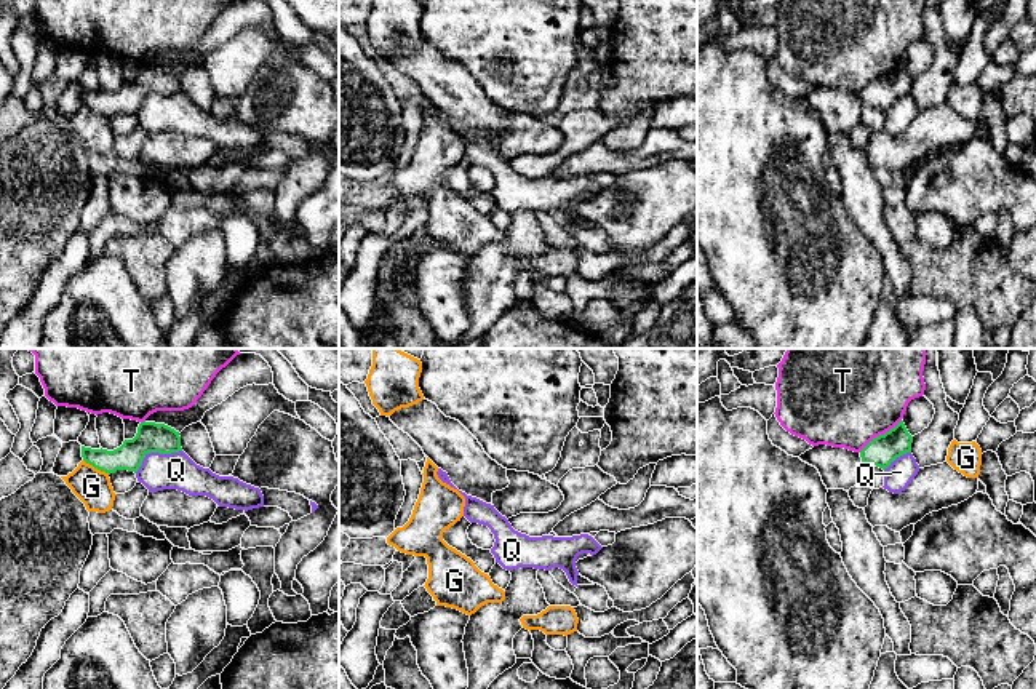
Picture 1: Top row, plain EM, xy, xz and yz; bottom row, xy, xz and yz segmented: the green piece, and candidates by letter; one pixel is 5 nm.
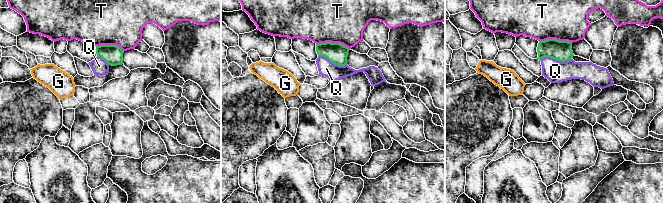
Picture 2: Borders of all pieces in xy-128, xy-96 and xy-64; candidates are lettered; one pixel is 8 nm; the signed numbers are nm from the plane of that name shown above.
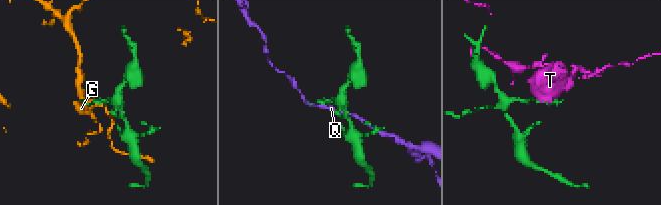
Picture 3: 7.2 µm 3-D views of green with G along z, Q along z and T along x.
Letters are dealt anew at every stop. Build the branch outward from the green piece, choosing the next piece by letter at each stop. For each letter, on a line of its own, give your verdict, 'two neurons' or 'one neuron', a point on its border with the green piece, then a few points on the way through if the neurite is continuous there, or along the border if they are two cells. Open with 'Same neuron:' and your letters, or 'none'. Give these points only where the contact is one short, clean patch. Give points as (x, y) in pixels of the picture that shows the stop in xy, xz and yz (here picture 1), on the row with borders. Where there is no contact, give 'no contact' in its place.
Same neuron: none
G: two neurons; contact xy (96, 467); border xy (83, 459), (109, 473)
Q: two neurons; contact xy (155, 451); border xy (181, 450), (149, 453), (135, 472)
T: two neurons; contact yz (880, 435)

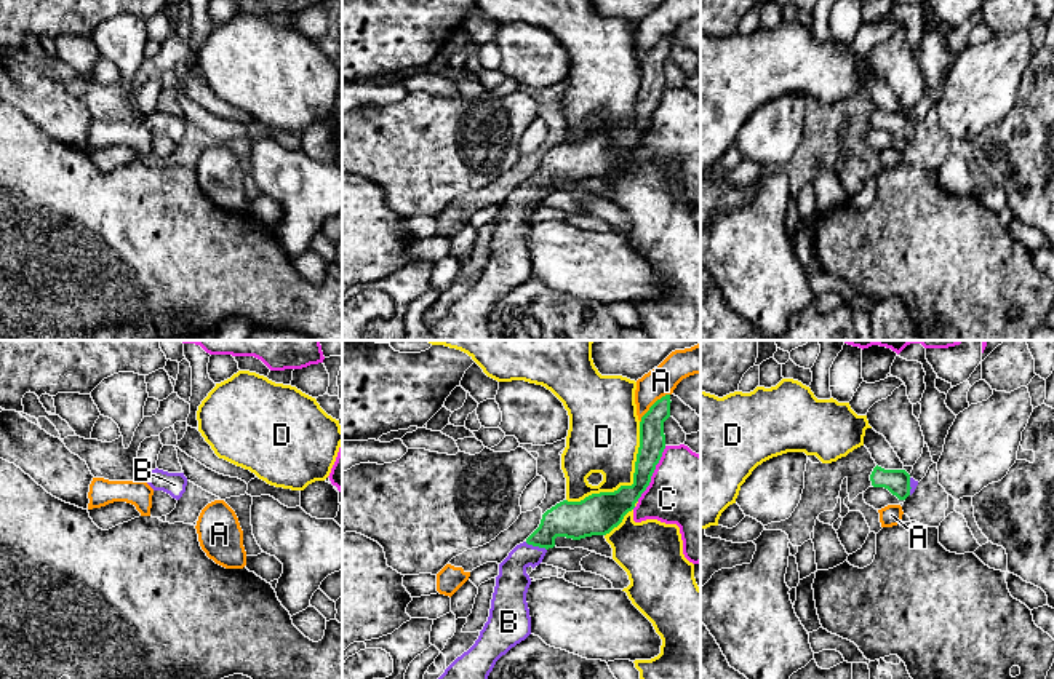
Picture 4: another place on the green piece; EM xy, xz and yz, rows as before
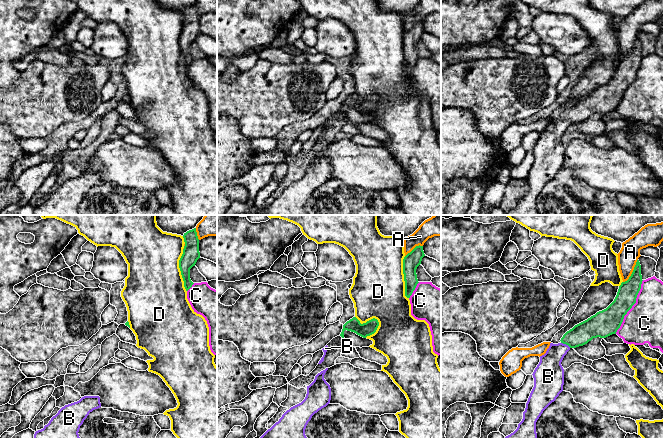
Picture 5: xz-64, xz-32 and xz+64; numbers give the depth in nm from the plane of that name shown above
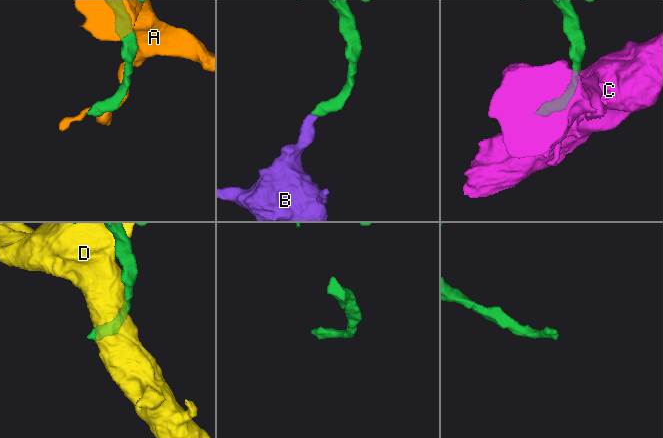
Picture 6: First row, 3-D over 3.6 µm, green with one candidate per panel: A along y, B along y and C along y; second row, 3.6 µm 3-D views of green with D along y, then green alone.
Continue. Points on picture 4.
Same neuron: B
A: two neurons; contact xz (651, 406)
B: one neuron; contact xz (536, 545); way xz (573, 520), (562, 520), (536, 545), (512, 569), (512, 583)
C: two neurons; contact xz (653, 472); border xz (666, 446), (650, 484), (637, 500)
D: two neurons; contact xz (629, 486)

